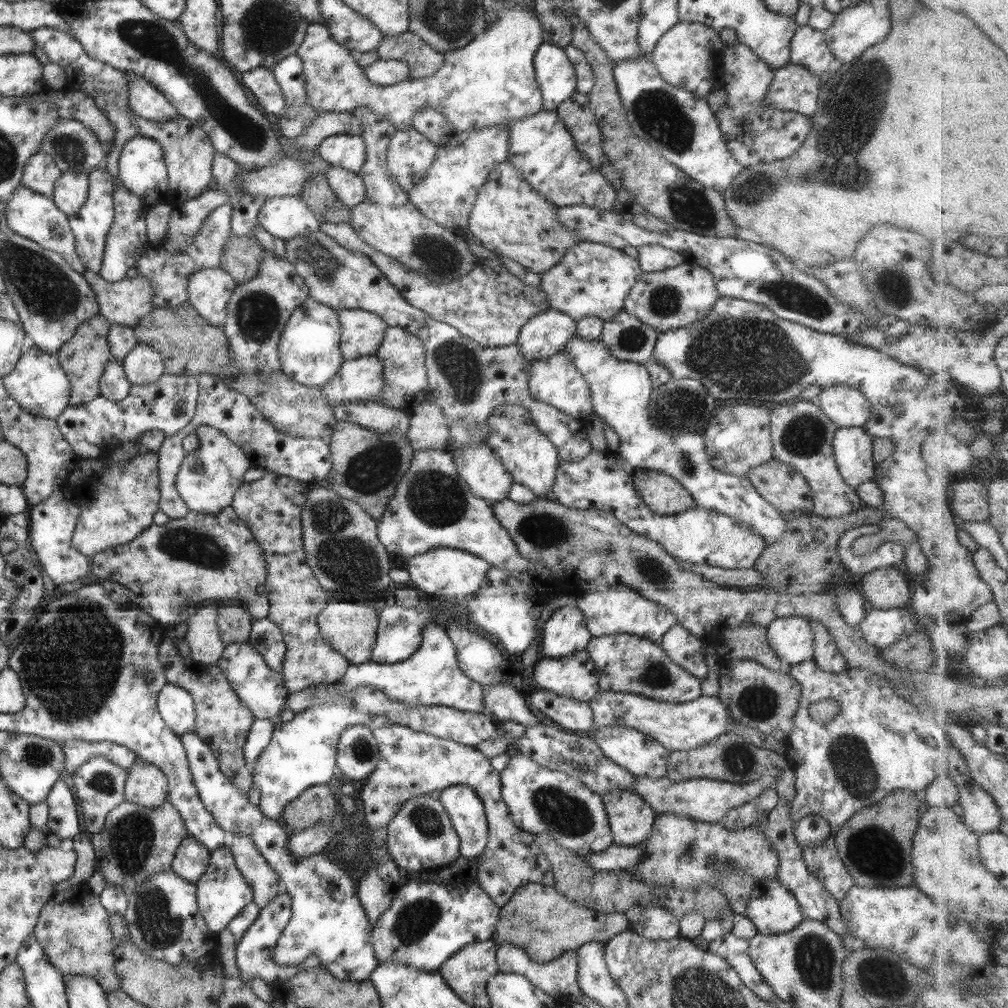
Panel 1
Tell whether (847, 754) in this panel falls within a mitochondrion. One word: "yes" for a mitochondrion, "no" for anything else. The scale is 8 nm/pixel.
yes

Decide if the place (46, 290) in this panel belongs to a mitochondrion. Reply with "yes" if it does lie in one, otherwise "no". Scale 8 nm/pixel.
yes

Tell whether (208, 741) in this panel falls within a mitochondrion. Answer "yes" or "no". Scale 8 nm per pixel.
no

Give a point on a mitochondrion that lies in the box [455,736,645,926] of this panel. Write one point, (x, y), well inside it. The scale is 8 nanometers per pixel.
(570, 816)

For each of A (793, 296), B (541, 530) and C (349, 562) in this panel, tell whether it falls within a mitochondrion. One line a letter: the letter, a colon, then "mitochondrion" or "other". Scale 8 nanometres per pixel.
A: mitochondrion
B: mitochondrion
C: mitochondrion

